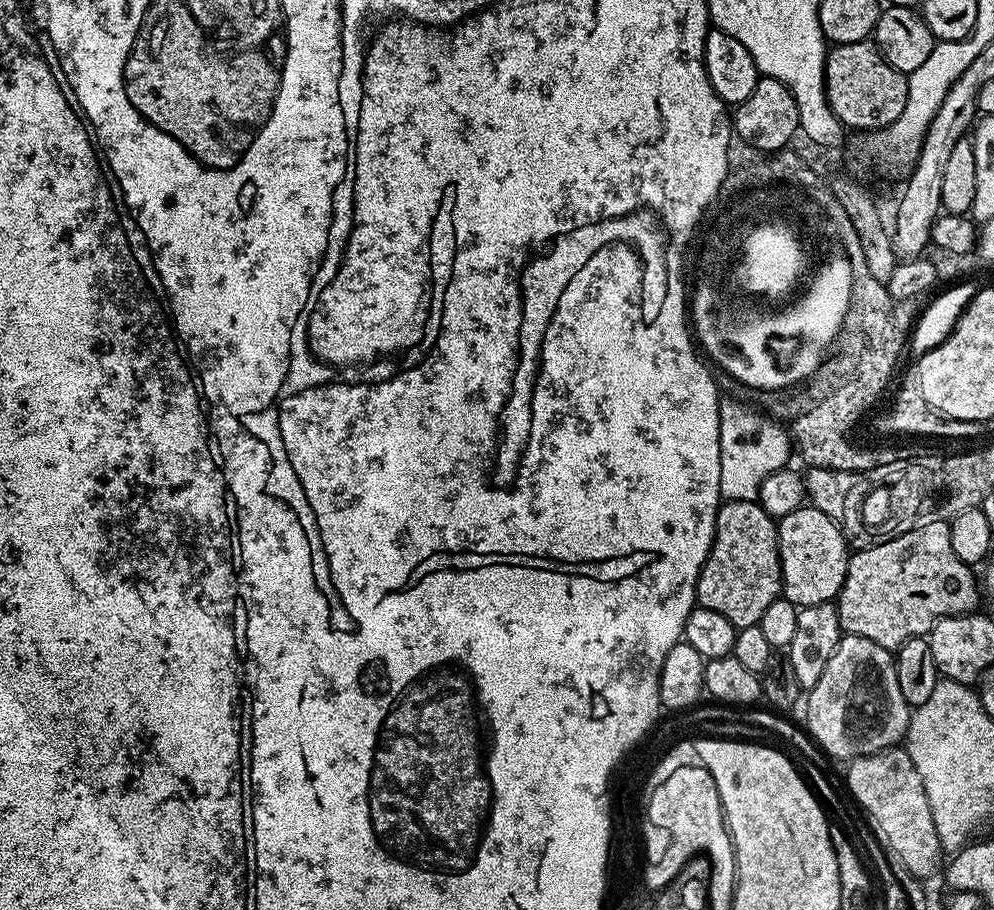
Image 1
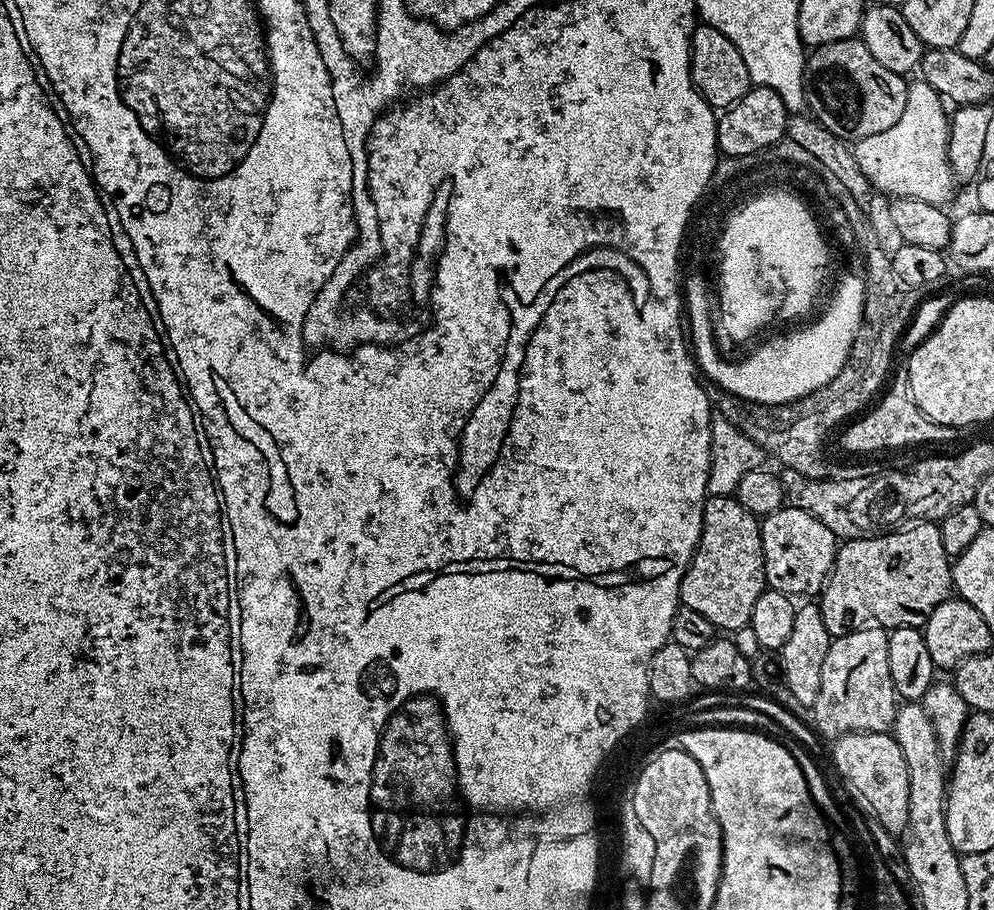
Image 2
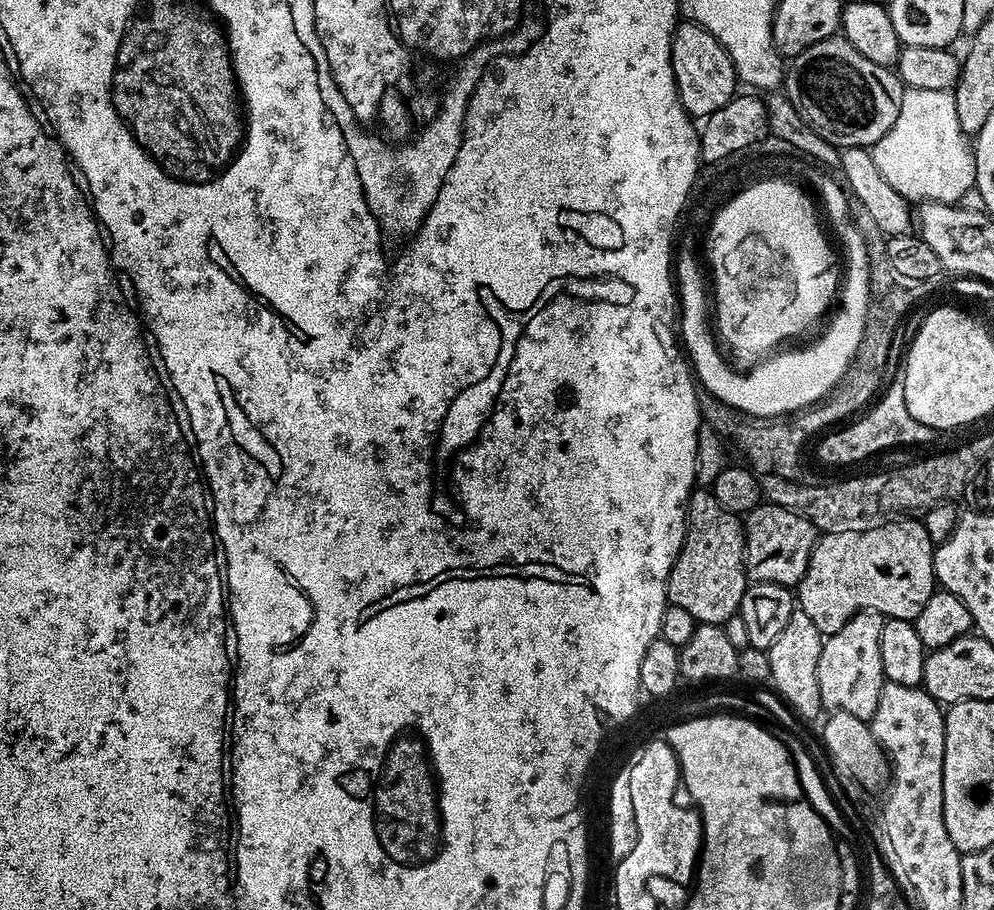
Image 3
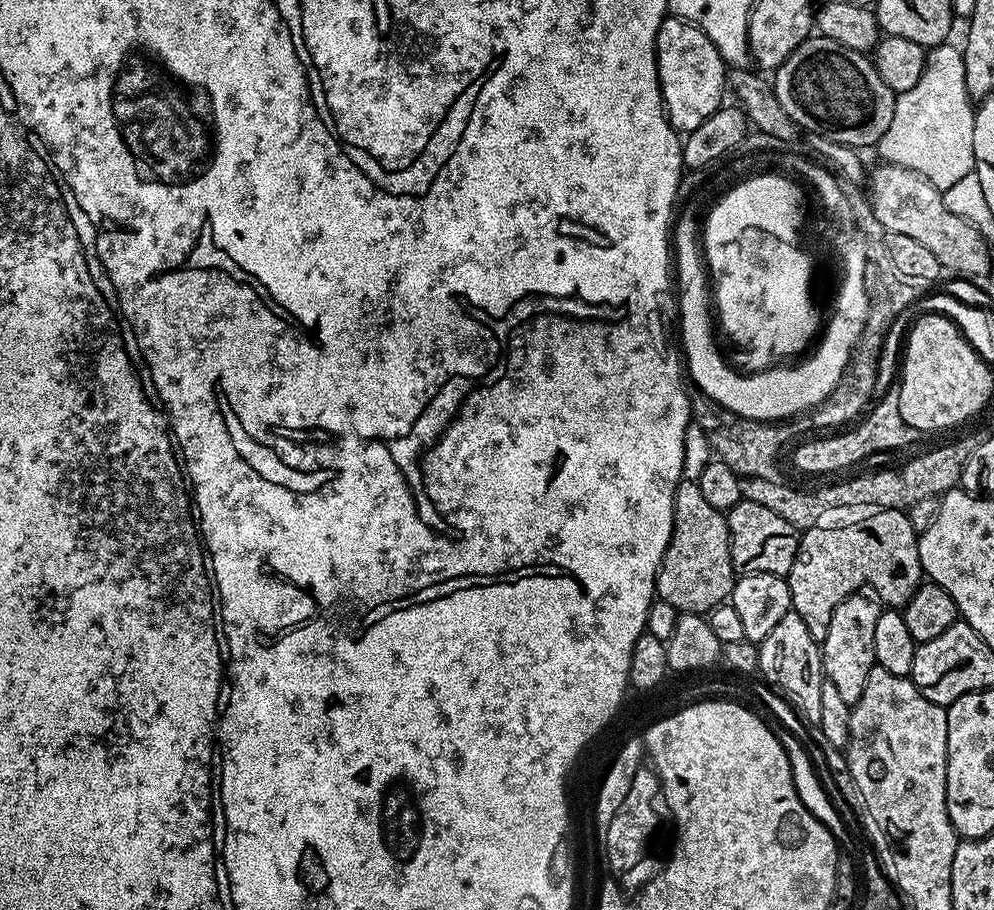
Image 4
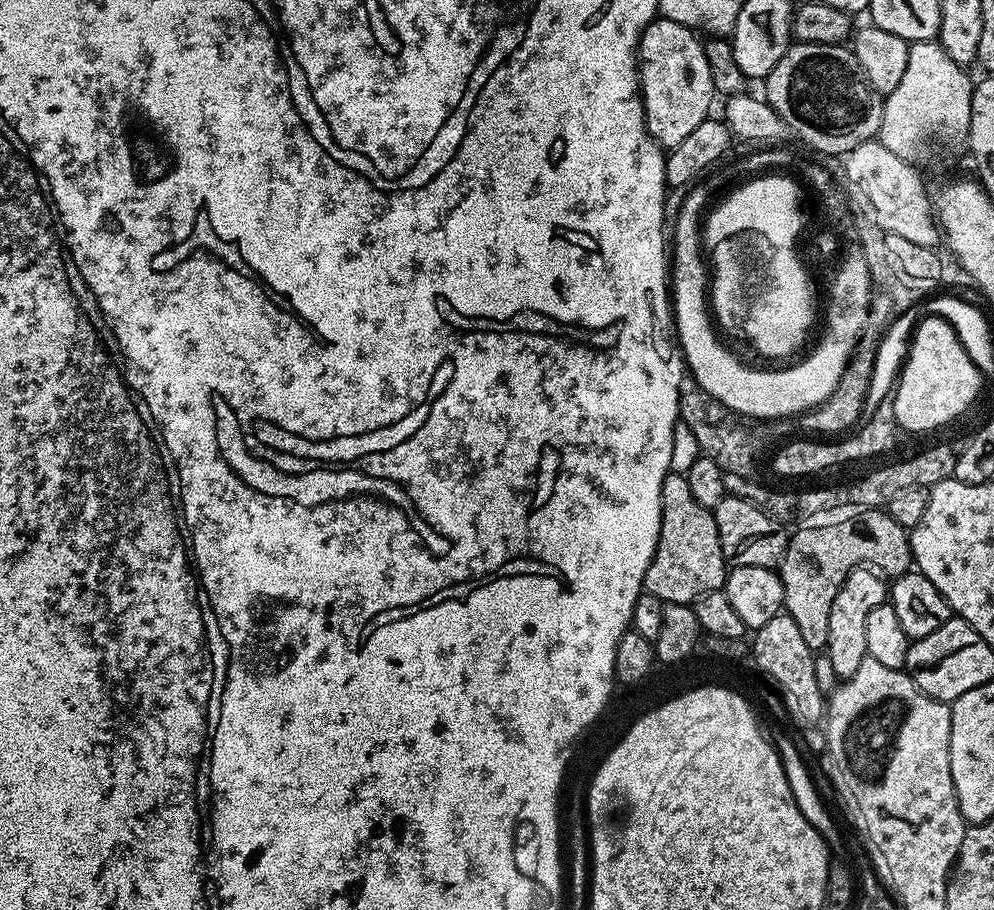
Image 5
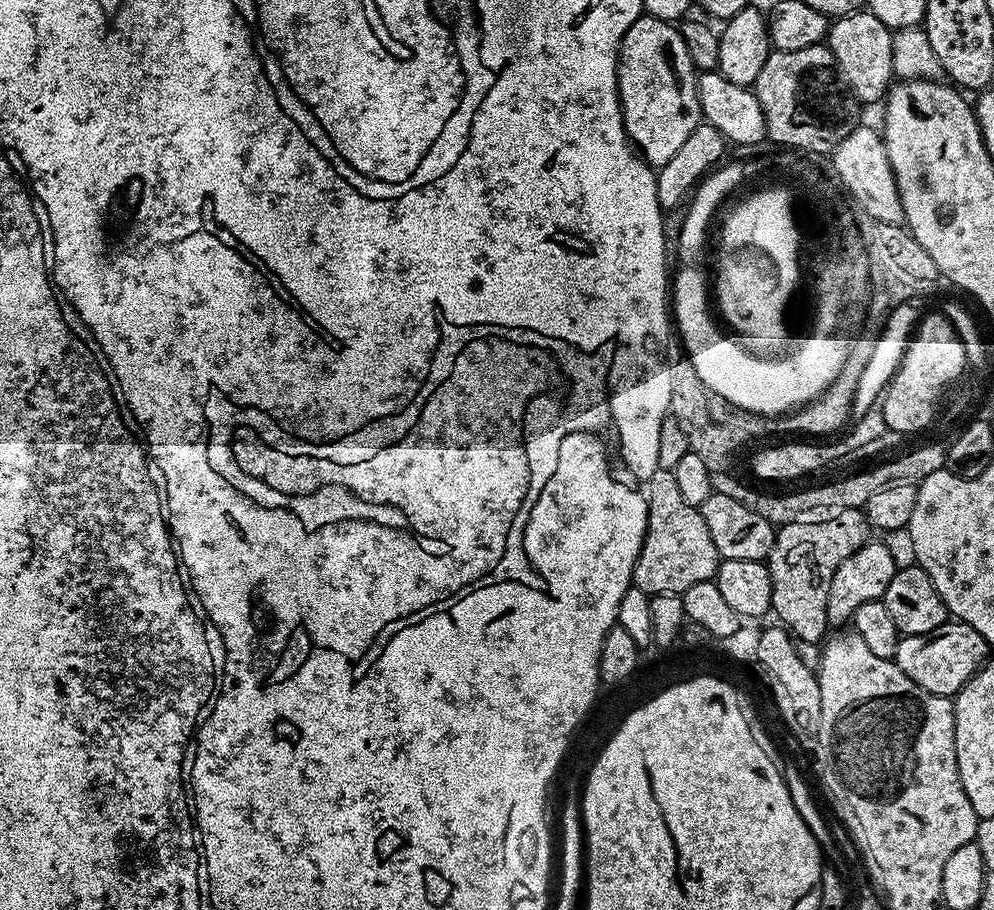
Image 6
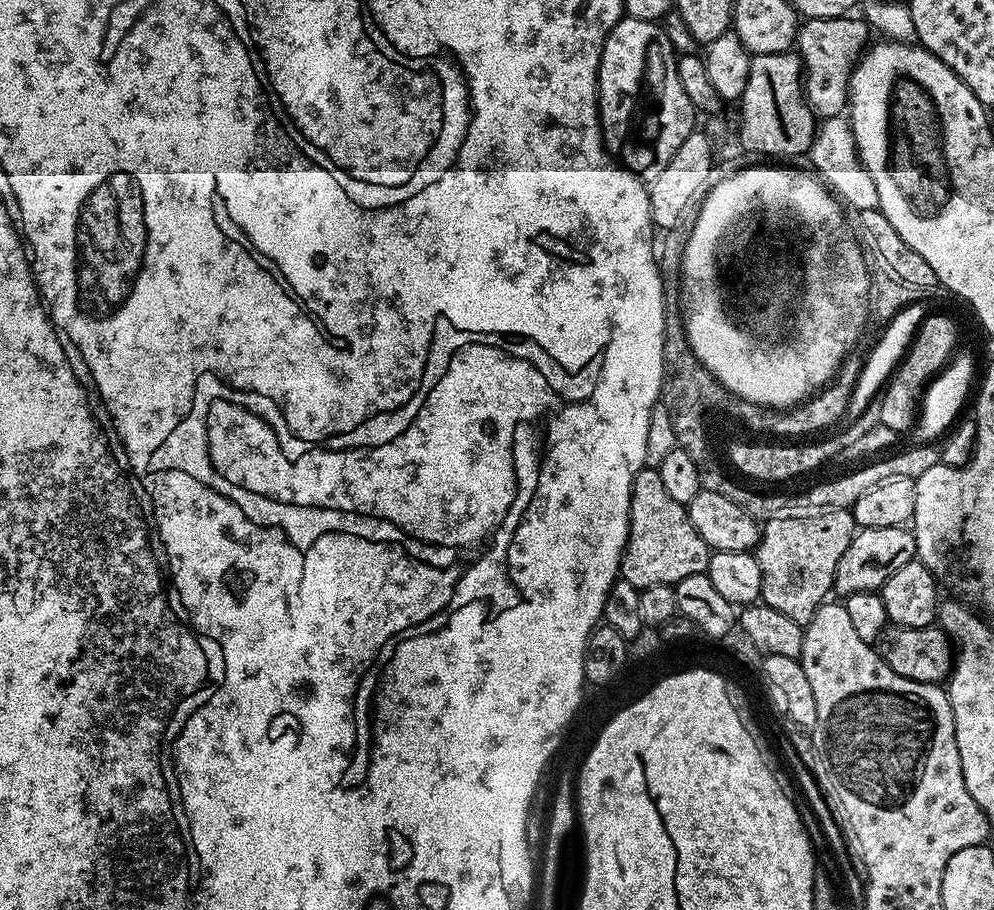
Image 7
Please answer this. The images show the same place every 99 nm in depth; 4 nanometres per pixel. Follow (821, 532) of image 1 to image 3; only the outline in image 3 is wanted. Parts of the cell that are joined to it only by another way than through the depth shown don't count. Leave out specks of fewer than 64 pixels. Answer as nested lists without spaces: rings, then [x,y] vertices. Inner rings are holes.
[[[761,502],[743,517],[744,570],[749,581],[761,584],[799,585],[806,574],[810,554],[818,539],[818,529],[804,516],[794,514],[782,506]]]

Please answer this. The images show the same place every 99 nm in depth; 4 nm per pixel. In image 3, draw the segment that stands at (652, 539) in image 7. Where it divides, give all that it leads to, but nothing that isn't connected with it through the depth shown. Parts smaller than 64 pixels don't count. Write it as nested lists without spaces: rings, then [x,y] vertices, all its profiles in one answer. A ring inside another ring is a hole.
[[[700,486],[688,498],[684,545],[668,575],[668,598],[674,606],[682,606],[702,624],[724,625],[740,611],[742,594],[749,586],[748,573],[744,570],[744,526],[741,517],[726,510],[712,497],[707,487]]]

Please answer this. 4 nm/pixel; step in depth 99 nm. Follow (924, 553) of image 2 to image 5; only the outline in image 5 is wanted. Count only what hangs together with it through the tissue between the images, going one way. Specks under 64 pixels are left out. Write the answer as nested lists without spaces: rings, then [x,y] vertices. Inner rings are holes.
[[[865,508],[857,511],[856,516],[852,516],[849,520],[836,520],[833,524],[820,524],[817,528],[808,528],[812,526],[800,526],[795,529],[788,537],[788,545],[784,551],[784,556],[781,558],[778,571],[780,581],[784,587],[784,607],[783,611],[790,618],[794,618],[795,624],[798,626],[799,632],[802,633],[802,639],[806,641],[806,646],[810,646],[814,650],[824,650],[828,646],[828,619],[830,618],[830,606],[834,606],[834,598],[838,594],[838,590],[846,582],[848,575],[852,573],[853,568],[861,566],[871,566],[873,569],[879,570],[885,577],[895,578],[901,576],[903,572],[909,571],[913,567],[914,561],[912,558],[912,541],[909,533],[902,526],[898,526],[898,522],[894,522],[894,518],[890,518],[890,514],[884,508]]]

